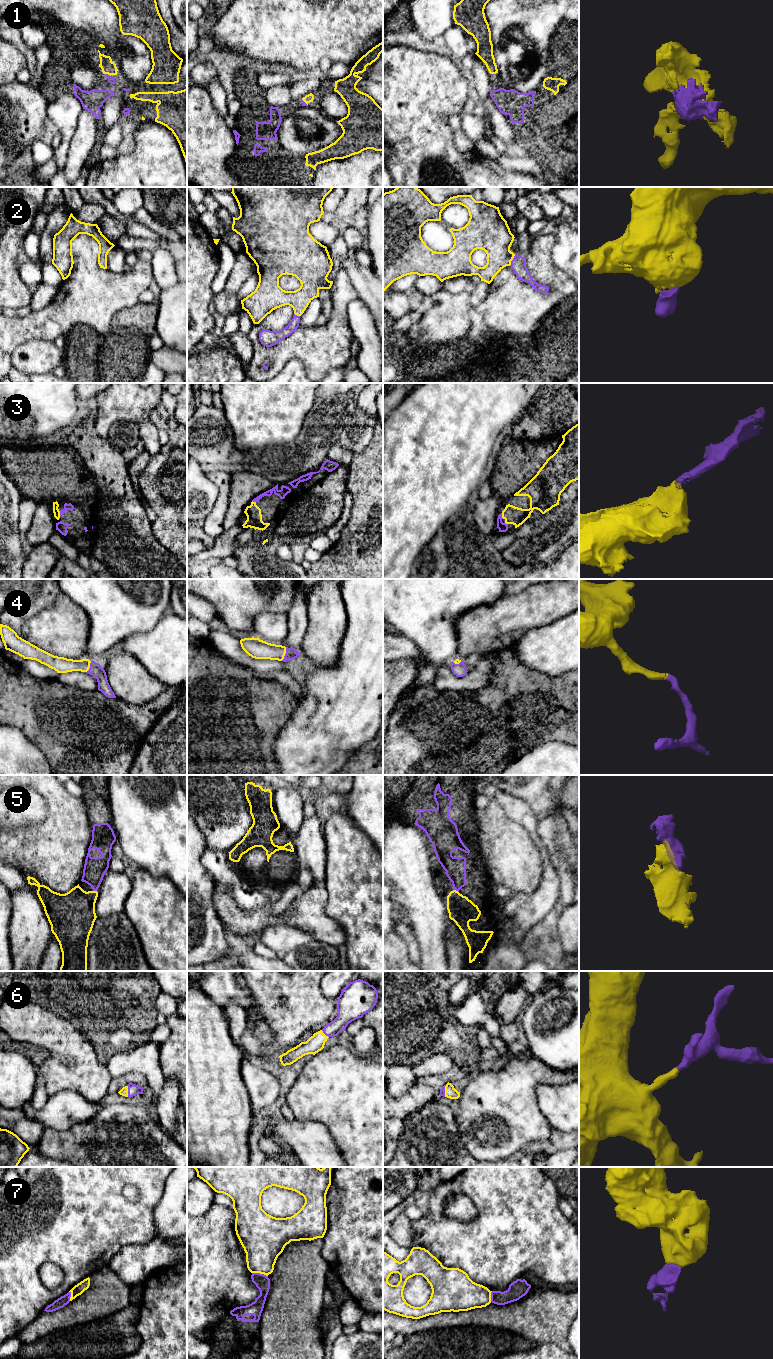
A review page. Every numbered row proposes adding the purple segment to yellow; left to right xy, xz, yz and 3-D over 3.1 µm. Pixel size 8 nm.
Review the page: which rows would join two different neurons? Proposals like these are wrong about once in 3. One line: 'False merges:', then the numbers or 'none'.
False merges: 7

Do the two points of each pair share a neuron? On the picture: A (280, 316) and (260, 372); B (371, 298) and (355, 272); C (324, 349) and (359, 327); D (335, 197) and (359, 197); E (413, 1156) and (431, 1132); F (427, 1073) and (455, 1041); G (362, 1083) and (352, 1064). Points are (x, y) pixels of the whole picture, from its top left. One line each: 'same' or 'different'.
A: same
B: same
C: different
D: different
E: same
F: different
G: same

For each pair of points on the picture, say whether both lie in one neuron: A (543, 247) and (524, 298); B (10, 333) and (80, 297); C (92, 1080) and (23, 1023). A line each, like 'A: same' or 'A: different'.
A: same
B: same
C: same

